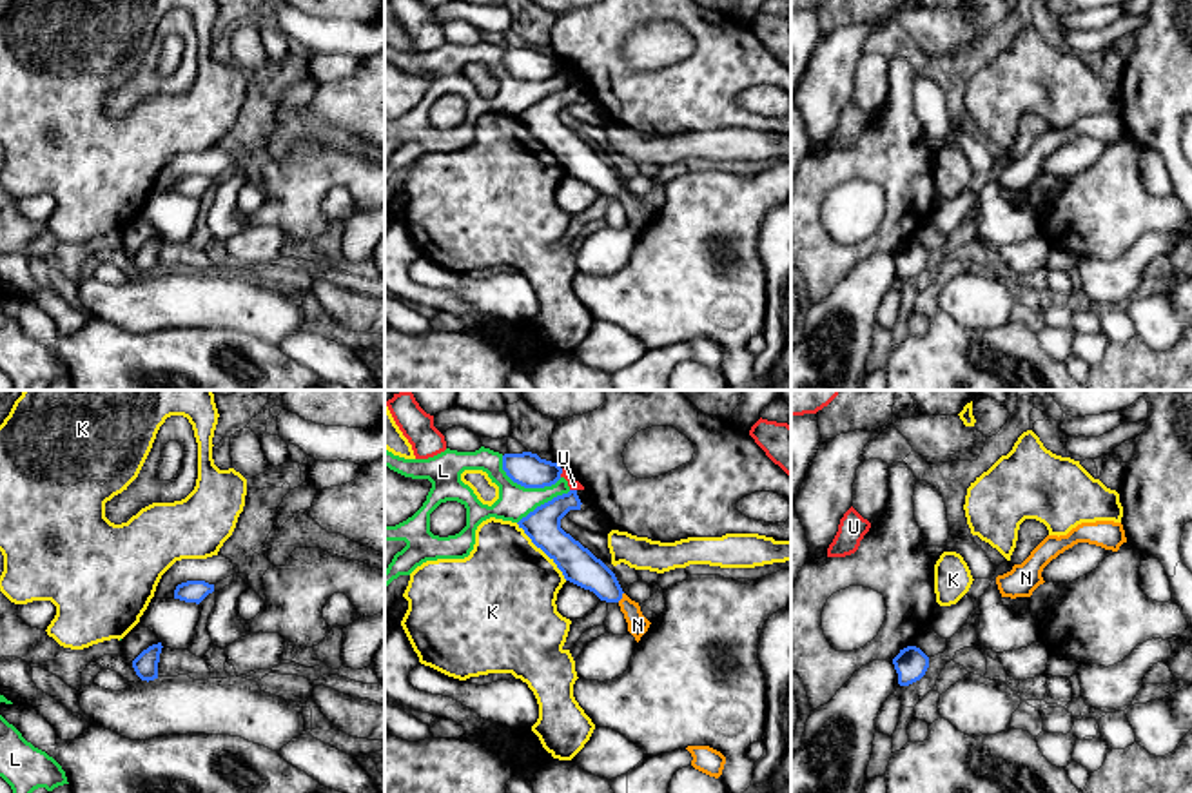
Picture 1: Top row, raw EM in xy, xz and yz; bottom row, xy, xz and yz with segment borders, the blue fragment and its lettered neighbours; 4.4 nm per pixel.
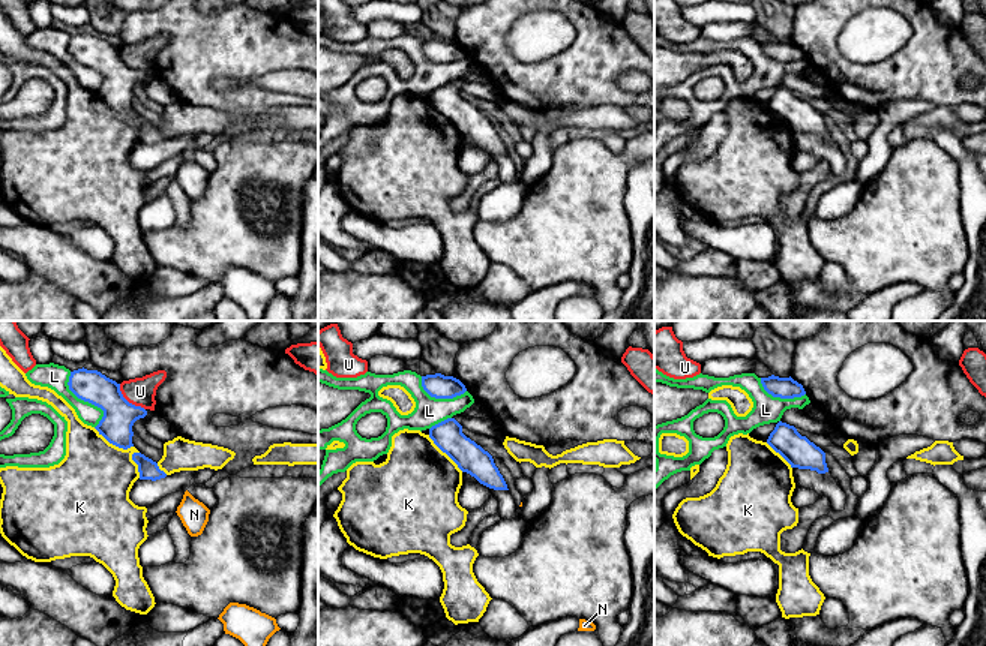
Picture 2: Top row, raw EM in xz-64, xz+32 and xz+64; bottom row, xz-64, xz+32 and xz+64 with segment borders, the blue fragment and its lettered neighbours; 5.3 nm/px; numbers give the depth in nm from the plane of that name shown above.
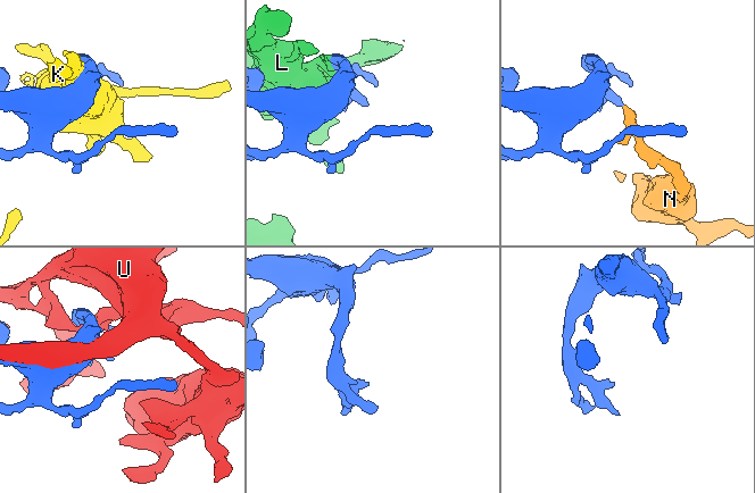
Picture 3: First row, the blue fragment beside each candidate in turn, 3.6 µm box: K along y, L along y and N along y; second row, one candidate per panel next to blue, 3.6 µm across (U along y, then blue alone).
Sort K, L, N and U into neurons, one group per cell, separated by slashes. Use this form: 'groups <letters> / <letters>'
groups K / L / N / U

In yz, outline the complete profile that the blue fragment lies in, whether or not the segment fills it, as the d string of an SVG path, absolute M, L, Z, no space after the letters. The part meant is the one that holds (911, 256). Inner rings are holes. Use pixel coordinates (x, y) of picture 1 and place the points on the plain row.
M907 240L893 252L893 258L898 267L898 278L909 279L925 269L929 250L920 241Z

